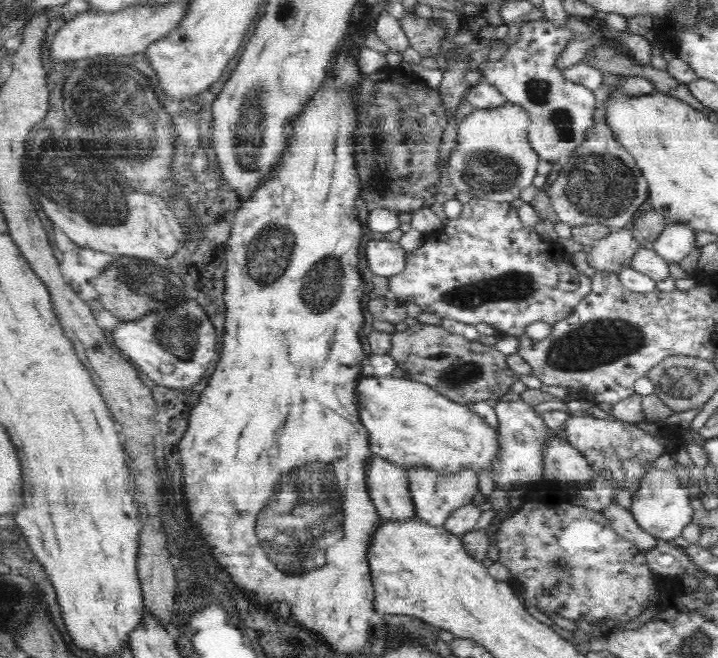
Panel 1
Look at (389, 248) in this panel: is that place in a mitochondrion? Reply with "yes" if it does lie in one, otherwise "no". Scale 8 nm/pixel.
no

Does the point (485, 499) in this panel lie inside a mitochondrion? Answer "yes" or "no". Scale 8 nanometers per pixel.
no

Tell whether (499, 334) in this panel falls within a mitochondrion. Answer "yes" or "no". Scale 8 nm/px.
no

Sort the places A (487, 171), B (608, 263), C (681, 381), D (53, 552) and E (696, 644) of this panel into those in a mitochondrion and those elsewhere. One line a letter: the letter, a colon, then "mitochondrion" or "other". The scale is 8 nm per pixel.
A: mitochondrion
B: other
C: mitochondrion
D: other
E: mitochondrion

